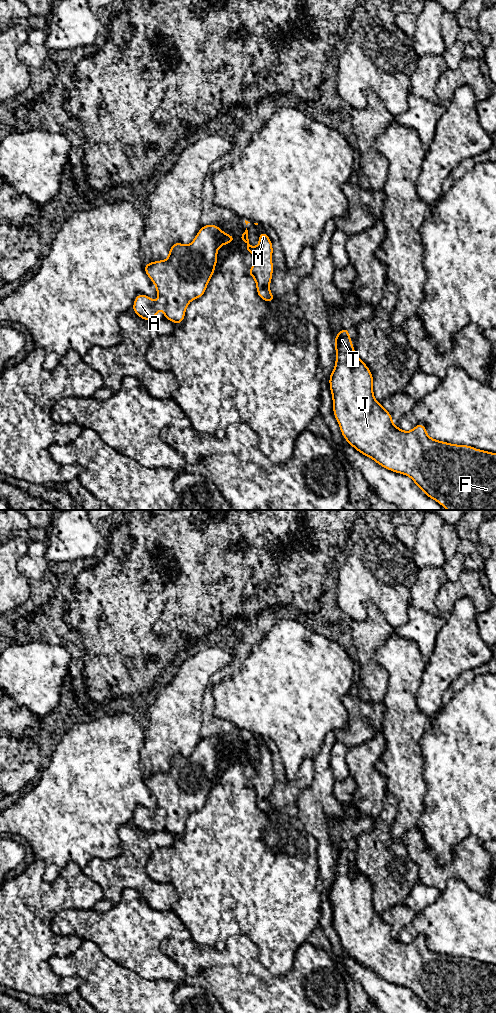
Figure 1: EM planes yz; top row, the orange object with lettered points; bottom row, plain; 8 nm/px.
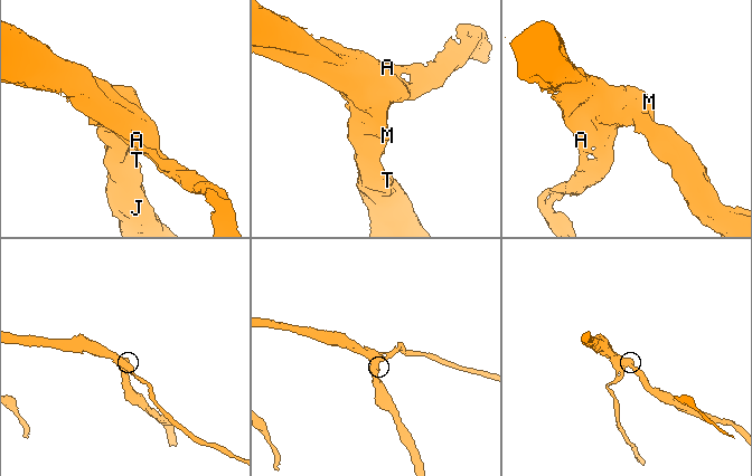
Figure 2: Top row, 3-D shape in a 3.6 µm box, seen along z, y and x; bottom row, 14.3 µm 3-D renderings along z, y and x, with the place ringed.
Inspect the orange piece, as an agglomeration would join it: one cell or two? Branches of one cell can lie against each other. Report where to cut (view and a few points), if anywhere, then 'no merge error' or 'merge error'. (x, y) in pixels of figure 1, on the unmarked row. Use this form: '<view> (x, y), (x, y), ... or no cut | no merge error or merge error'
no cut | no merge error

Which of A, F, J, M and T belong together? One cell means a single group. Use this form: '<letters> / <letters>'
A F J M T

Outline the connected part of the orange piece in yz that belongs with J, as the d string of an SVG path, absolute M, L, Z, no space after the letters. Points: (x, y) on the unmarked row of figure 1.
M342 840L334 850L336 875L329 889L334 928L346 953L382 979L411 989L414 995L435 1013L496 1013L496 965L478 962L467 957L455 957L434 952L427 947L422 935L419 935L410 944L395 938L391 926L375 912L373 888L366 876L357 869L349 846L349 842Z

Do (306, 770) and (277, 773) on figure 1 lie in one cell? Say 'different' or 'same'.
same

